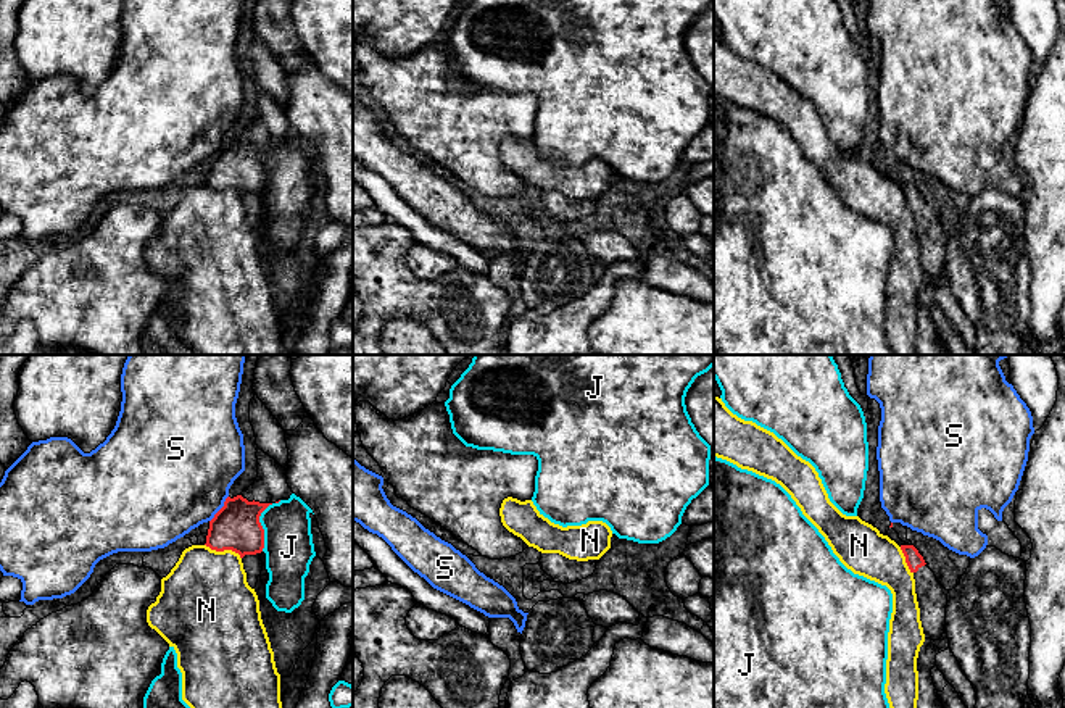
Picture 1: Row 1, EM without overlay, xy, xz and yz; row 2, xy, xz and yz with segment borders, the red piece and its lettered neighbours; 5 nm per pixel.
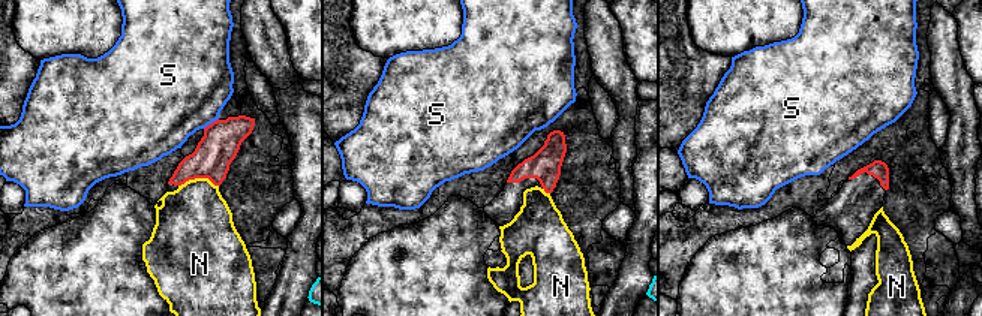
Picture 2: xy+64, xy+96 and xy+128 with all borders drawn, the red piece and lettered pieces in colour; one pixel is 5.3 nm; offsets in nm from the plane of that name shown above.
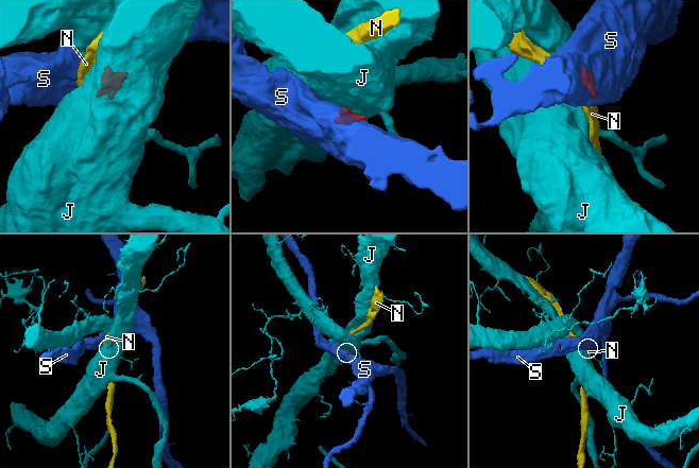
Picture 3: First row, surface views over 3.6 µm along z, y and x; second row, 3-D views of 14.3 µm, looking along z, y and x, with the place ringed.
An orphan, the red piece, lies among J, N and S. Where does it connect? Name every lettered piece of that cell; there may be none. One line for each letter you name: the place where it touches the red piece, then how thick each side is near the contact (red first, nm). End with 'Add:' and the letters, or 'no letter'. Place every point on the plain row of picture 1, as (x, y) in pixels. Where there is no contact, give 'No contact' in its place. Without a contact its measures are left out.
Add: no letter

